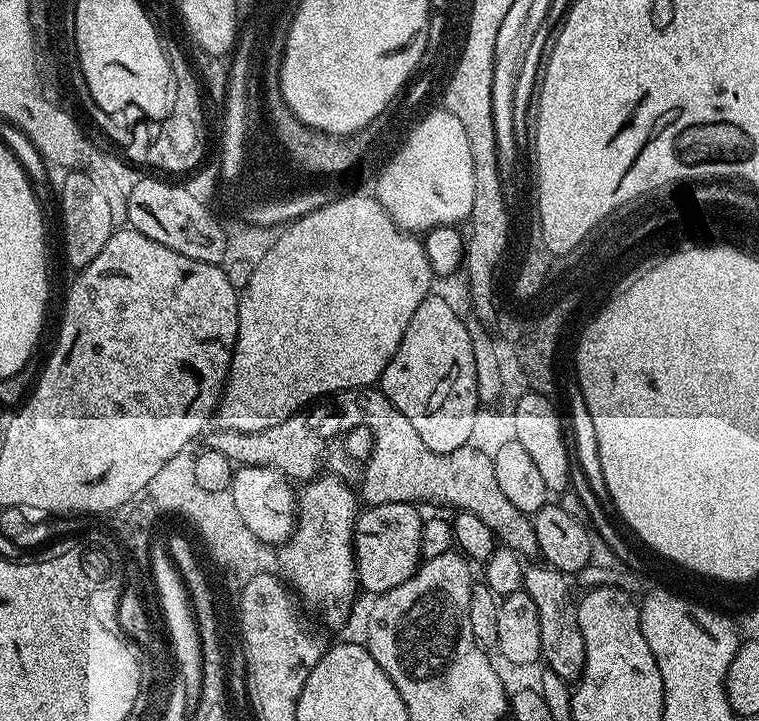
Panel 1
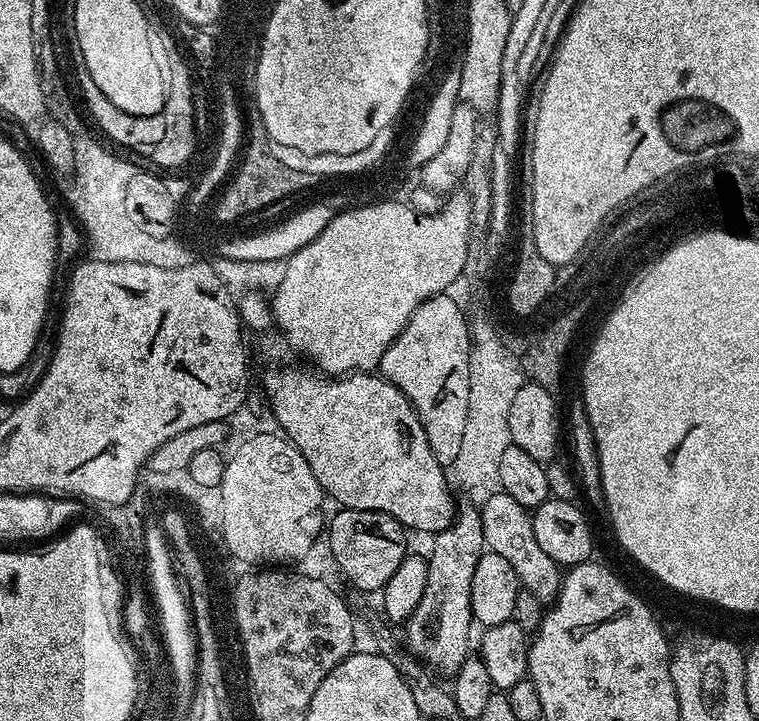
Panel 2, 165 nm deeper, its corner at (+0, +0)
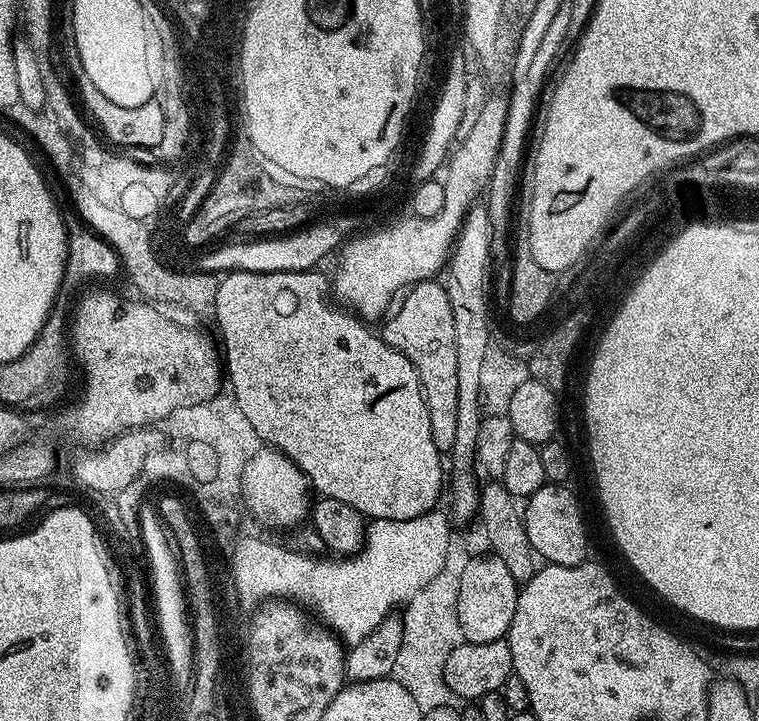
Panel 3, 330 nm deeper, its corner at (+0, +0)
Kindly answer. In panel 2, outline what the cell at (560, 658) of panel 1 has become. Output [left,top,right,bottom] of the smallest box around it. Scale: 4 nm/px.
[480,492,563,604]

